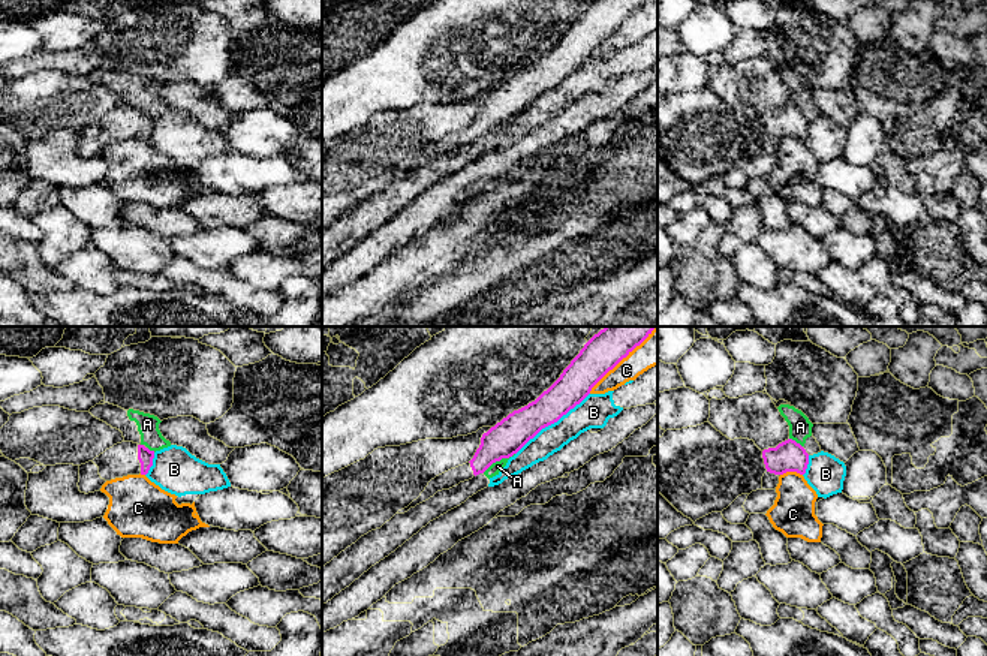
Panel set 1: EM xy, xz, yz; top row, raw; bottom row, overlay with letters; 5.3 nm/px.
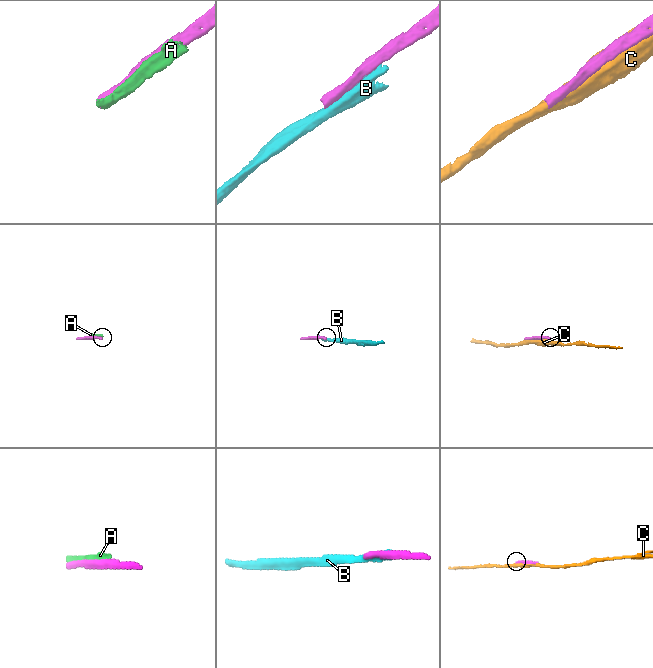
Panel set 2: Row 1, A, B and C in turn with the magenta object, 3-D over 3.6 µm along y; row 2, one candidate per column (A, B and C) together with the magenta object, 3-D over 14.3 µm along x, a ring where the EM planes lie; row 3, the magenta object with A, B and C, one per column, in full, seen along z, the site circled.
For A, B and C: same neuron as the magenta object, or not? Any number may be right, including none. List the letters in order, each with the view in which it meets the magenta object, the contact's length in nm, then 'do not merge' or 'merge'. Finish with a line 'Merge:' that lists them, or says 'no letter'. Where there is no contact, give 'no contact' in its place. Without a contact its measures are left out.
A: meets magenta in xz; contact 200 nm long; do not merge
B: meets magenta in xz; contact 500 nm long; do not merge
C: meets magenta in xz; contact 440 nm long; do not merge
Merge: no letter

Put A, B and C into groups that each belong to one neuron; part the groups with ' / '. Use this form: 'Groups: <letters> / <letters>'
Groups: A / B / C

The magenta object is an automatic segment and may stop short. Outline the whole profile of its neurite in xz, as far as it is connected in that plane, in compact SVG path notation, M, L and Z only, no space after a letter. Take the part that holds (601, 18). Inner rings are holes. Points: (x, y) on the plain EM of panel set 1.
M593 0L547 55L482 99L481 109L469 127L431 144L421 160L397 178L404 178L437 156L469 145L493 127L517 118L542 93L557 87L580 69L592 52L647 1Z

